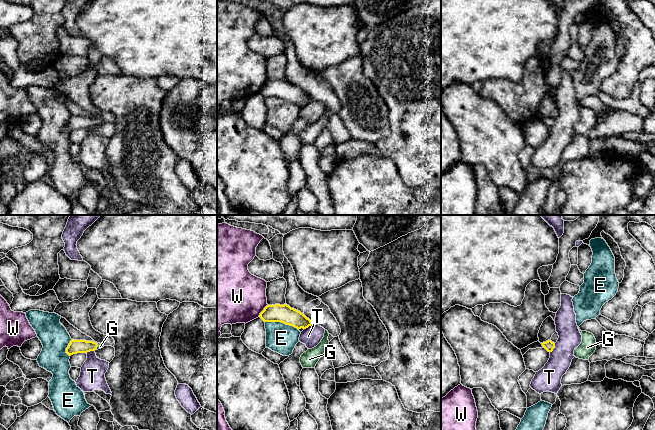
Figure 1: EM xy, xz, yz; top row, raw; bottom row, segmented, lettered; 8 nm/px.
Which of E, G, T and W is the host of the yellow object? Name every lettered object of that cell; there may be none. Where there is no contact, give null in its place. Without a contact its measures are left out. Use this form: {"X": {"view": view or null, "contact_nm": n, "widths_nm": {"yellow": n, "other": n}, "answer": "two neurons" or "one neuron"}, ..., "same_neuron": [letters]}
{"E": {"view": "xz", "contact_nm": 280, "widths_nm": {"yellow": 150, "other": 240}, "answer": "two neurons"}, "G": {"view": "xy", "contact_nm": 60, "widths_nm": {"yellow": 110, "other": 40}, "answer": "one neuron"}, "T": {"view": "yz", "contact_nm": 90, "widths_nm": {"yellow": 80, "other": 190}, "answer": "two neurons"}, "W": {"view": "xz", "contact_nm": 130, "widths_nm": {"yellow": 150, "other": 440}, "answer": "two neurons"}, "same_neuron": ["G"]}

